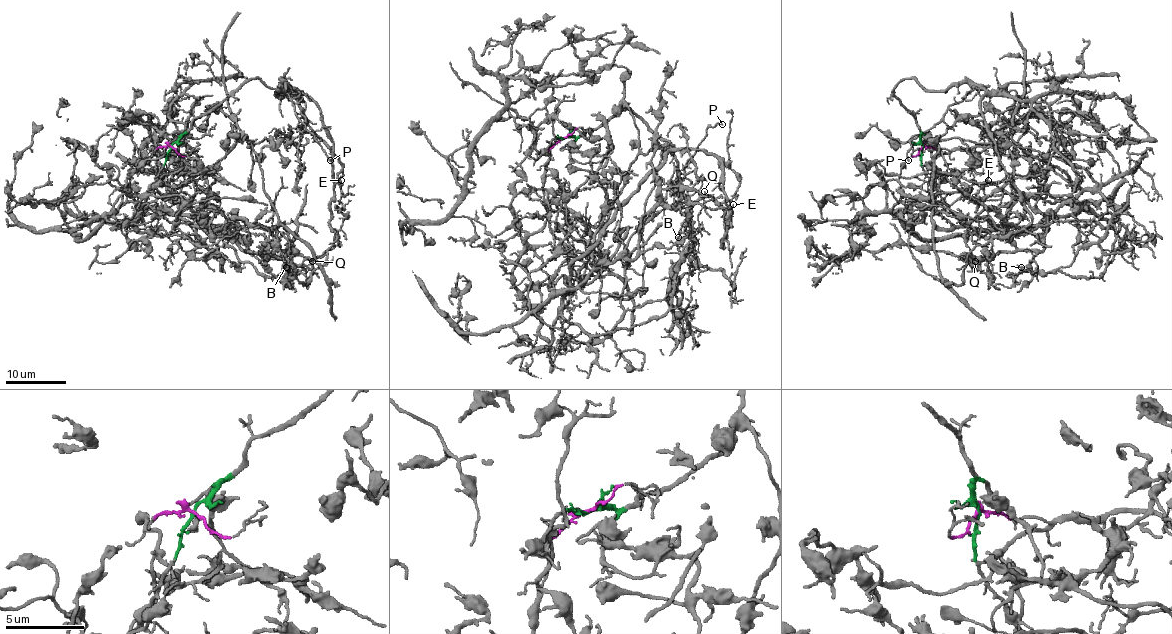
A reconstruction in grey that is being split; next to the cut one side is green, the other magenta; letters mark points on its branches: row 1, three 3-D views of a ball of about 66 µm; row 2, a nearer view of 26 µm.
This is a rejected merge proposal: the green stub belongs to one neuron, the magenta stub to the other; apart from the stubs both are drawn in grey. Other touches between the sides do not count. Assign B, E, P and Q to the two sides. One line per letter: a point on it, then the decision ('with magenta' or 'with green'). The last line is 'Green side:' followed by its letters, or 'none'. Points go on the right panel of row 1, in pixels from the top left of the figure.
B: place (1021, 267); with green
E: place (988, 180); with green
P: place (908, 160); with green
Q: place (975, 261); with green
Green side: B, E, P, Q

